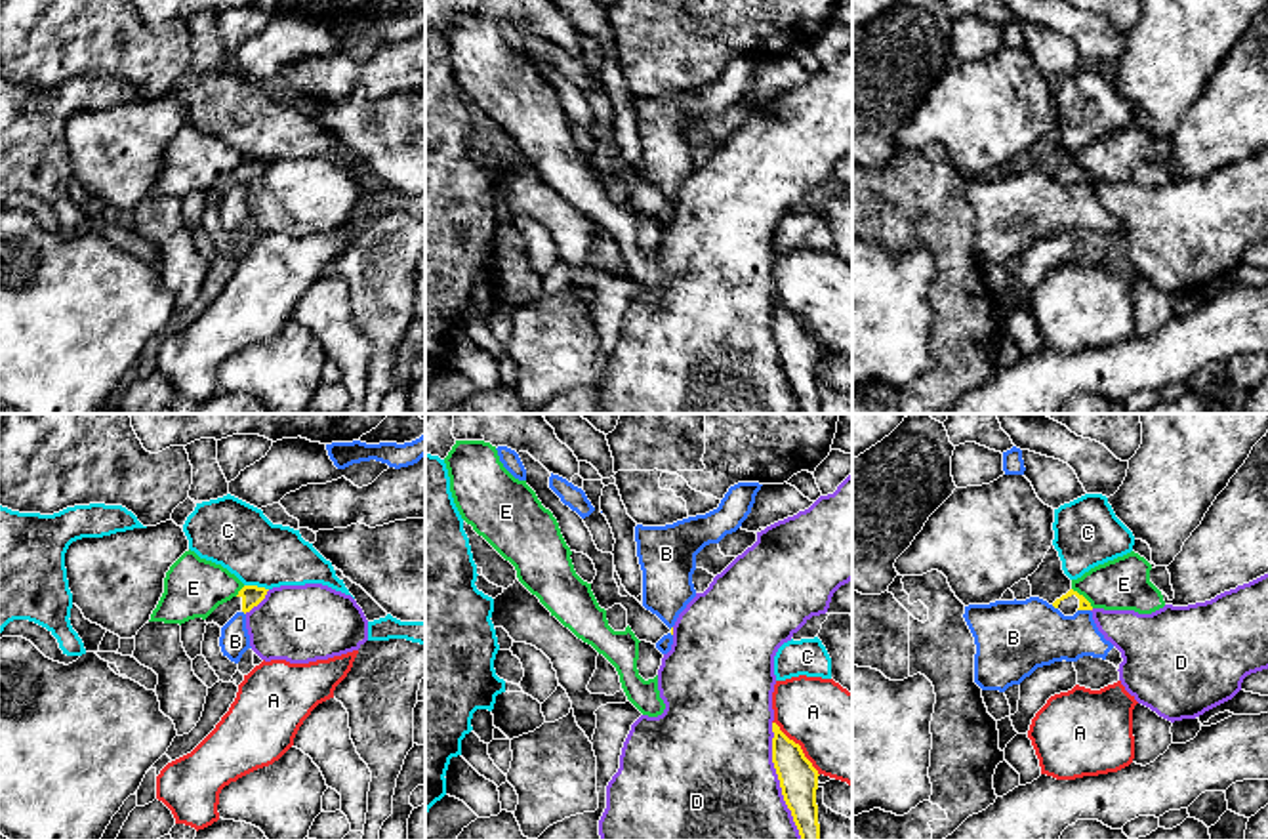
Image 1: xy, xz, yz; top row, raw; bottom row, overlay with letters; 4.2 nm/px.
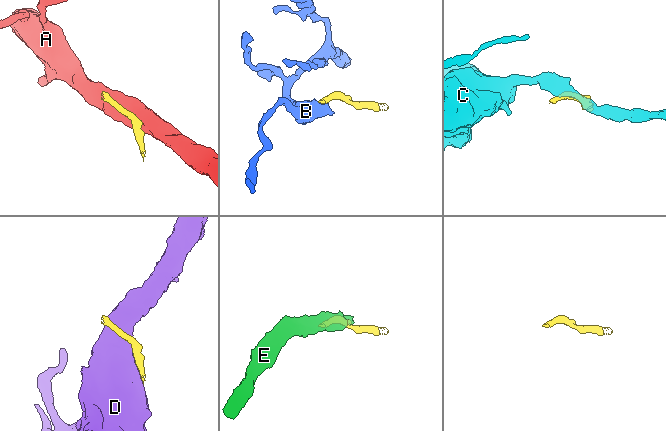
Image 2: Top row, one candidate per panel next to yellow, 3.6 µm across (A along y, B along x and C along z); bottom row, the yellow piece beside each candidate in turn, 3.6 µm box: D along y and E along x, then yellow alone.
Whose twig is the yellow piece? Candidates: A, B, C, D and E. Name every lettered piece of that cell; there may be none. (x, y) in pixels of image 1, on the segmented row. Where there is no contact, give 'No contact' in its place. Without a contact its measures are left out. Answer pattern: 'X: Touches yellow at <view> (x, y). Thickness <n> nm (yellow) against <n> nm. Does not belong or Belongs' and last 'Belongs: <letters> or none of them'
A: Touches yellow at xz (799, 748). Thickness 160 nm (yellow) against 380 nm. Does not belong
B: Touches yellow at yz (1083, 609). Thickness 50 nm (yellow) against 300 nm. Does not belong
C: Touches yellow at xy (256, 586). Thickness 90 nm (yellow) against 280 nm. Does not belong
D: Touches yellow at xz (778, 778). Thickness 160 nm (yellow) against 480 nm. Does not belong
E: Touches yellow at yz (1083, 597). Thickness 50 nm (yellow) against 220 nm. Does not belong
Belongs: none of them

